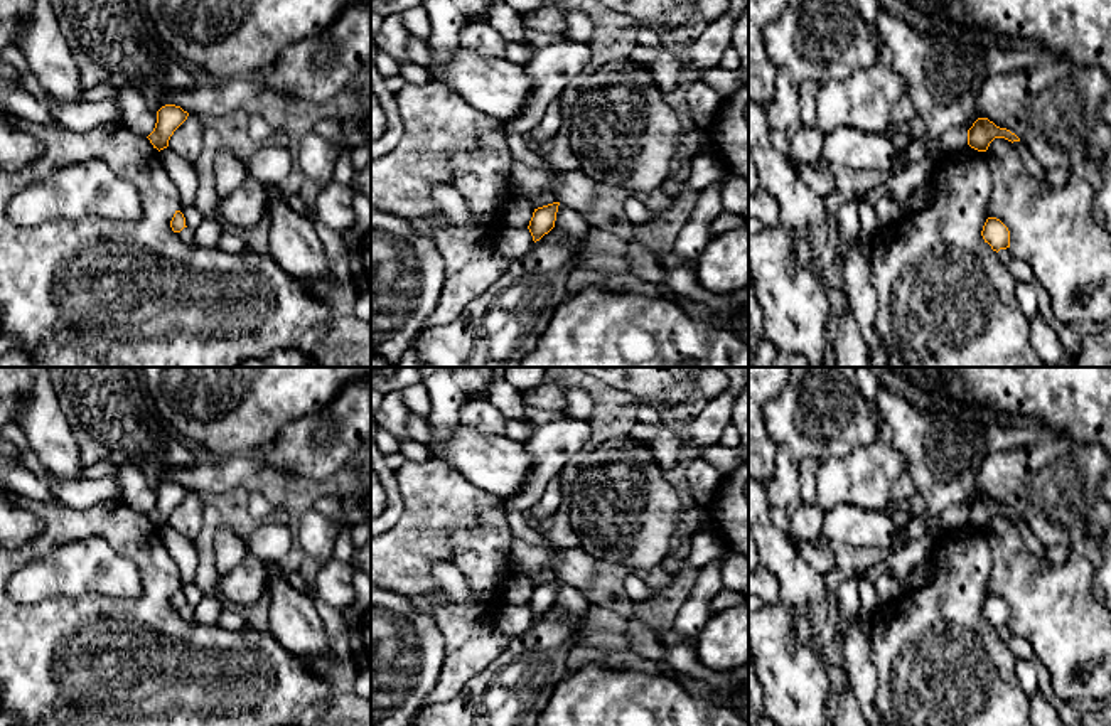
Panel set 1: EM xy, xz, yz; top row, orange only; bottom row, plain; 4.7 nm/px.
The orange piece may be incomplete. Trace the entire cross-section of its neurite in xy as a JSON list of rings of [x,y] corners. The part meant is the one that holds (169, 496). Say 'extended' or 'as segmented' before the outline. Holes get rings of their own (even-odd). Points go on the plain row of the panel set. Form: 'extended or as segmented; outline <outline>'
as segmented; outline [[[165,482],[157,488],[153,509],[147,514],[158,529],[169,524],[174,509],[187,497],[189,490],[180,483]]]

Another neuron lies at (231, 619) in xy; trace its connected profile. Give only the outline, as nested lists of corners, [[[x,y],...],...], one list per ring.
[[[228,605],[221,613],[217,625],[229,632],[241,630],[246,627],[244,613],[239,608]]]

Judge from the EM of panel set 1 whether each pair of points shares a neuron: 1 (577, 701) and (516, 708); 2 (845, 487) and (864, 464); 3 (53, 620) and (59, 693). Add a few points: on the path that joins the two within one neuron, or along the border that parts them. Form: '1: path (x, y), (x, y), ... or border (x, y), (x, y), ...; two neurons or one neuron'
1: border (545, 701), (542, 708); two neurons
2: path (850, 482), (864, 469); one neuron
3: path (53, 639), (53, 659), (59, 666), (59, 674); one neuron

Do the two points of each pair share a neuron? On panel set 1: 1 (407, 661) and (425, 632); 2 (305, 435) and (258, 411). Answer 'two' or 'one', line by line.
1: one
2: two

